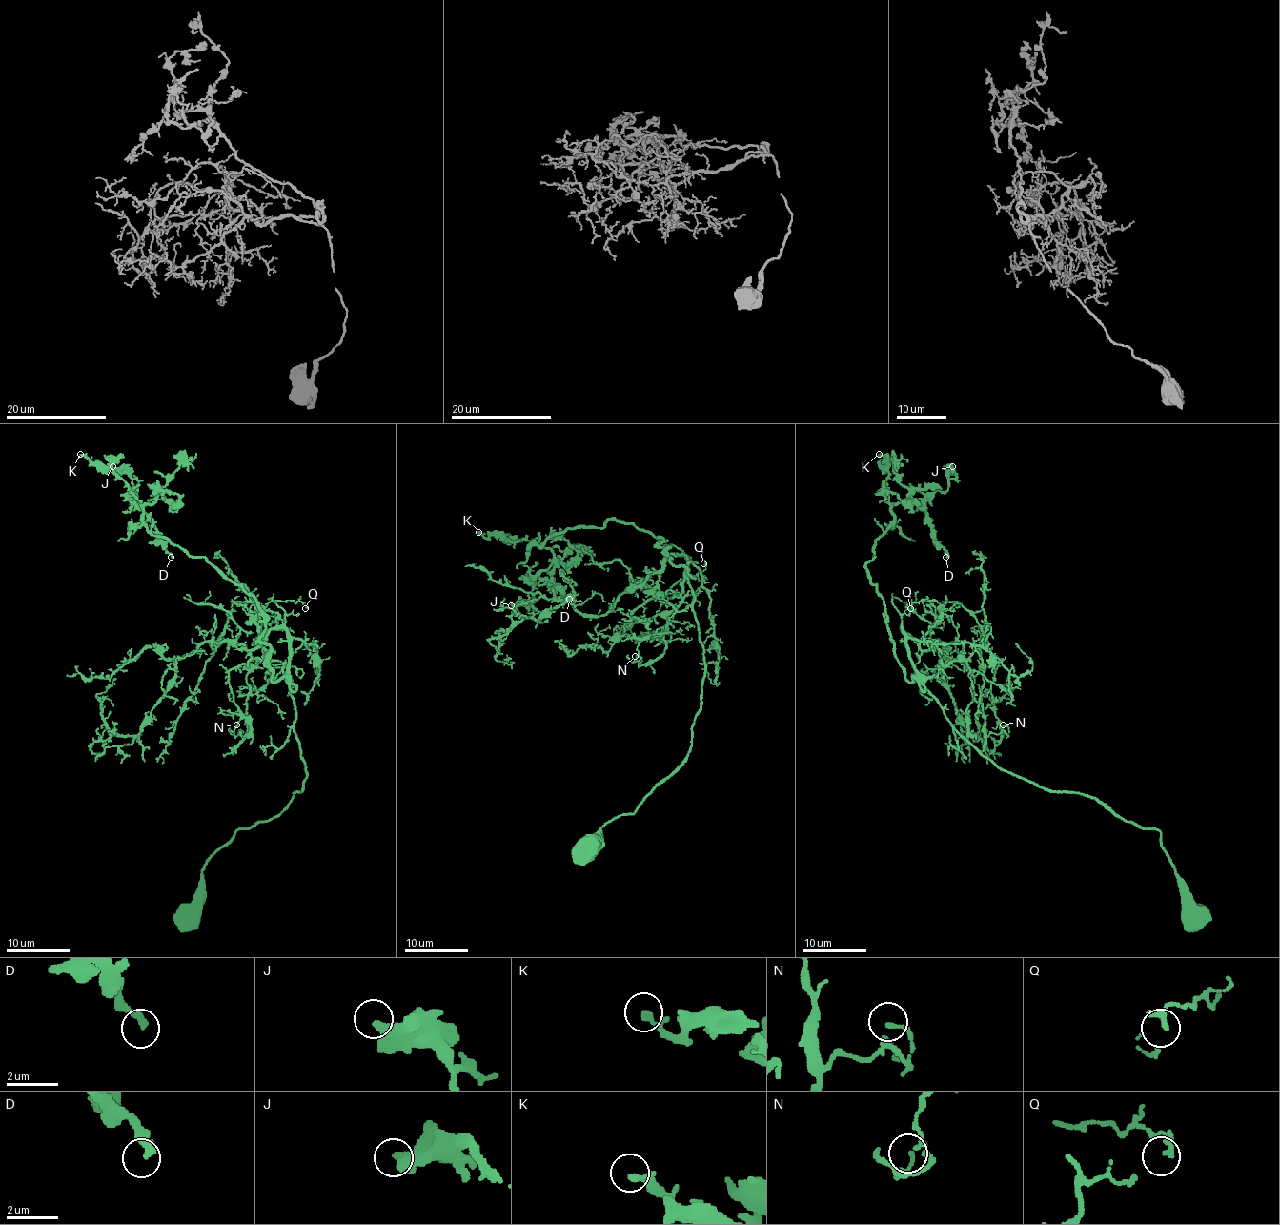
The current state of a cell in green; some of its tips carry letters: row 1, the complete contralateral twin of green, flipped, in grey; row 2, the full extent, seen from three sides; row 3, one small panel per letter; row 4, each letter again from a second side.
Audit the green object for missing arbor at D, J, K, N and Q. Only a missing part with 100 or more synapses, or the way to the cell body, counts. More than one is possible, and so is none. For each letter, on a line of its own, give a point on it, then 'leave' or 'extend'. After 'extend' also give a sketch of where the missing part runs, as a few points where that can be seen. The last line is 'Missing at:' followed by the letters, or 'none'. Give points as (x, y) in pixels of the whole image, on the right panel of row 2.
D: (945, 557) | leave
J: (952, 466) | leave
K: (879, 454) | leave
N: (1003, 724) | leave
Q: (910, 608) | leave
Missing at: none

